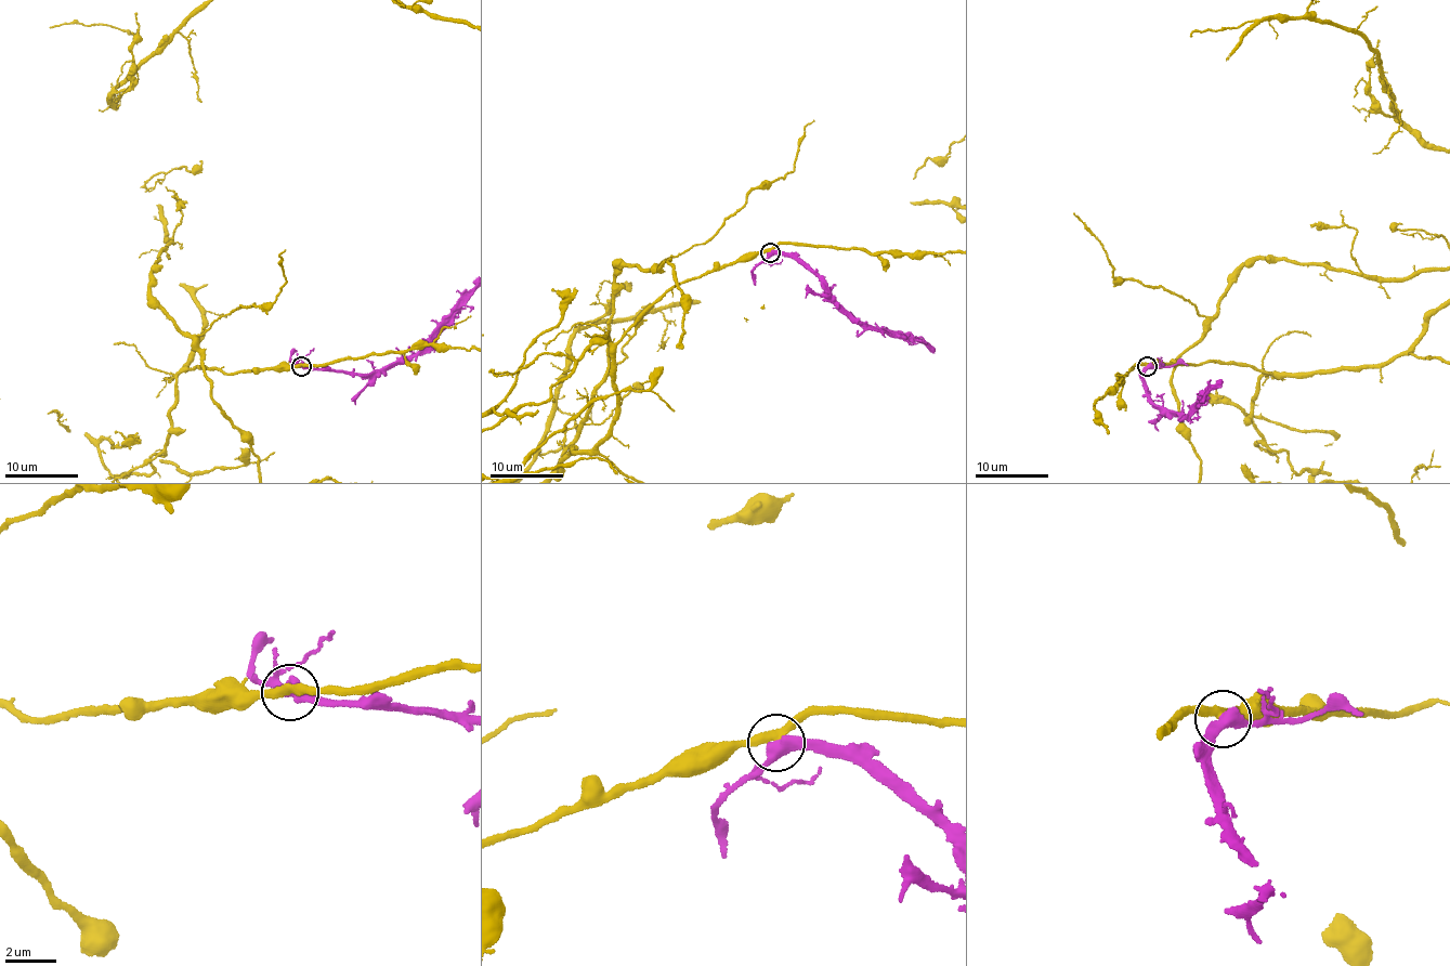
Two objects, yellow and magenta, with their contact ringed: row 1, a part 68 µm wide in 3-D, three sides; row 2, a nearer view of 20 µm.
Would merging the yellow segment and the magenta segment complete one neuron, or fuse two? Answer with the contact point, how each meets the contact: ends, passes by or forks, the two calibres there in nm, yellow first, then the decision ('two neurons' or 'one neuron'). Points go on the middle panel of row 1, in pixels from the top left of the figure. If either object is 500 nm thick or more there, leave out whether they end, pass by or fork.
(770, 252) | yellow passes by | magenta passes by | 320/440 nm | two neurons

